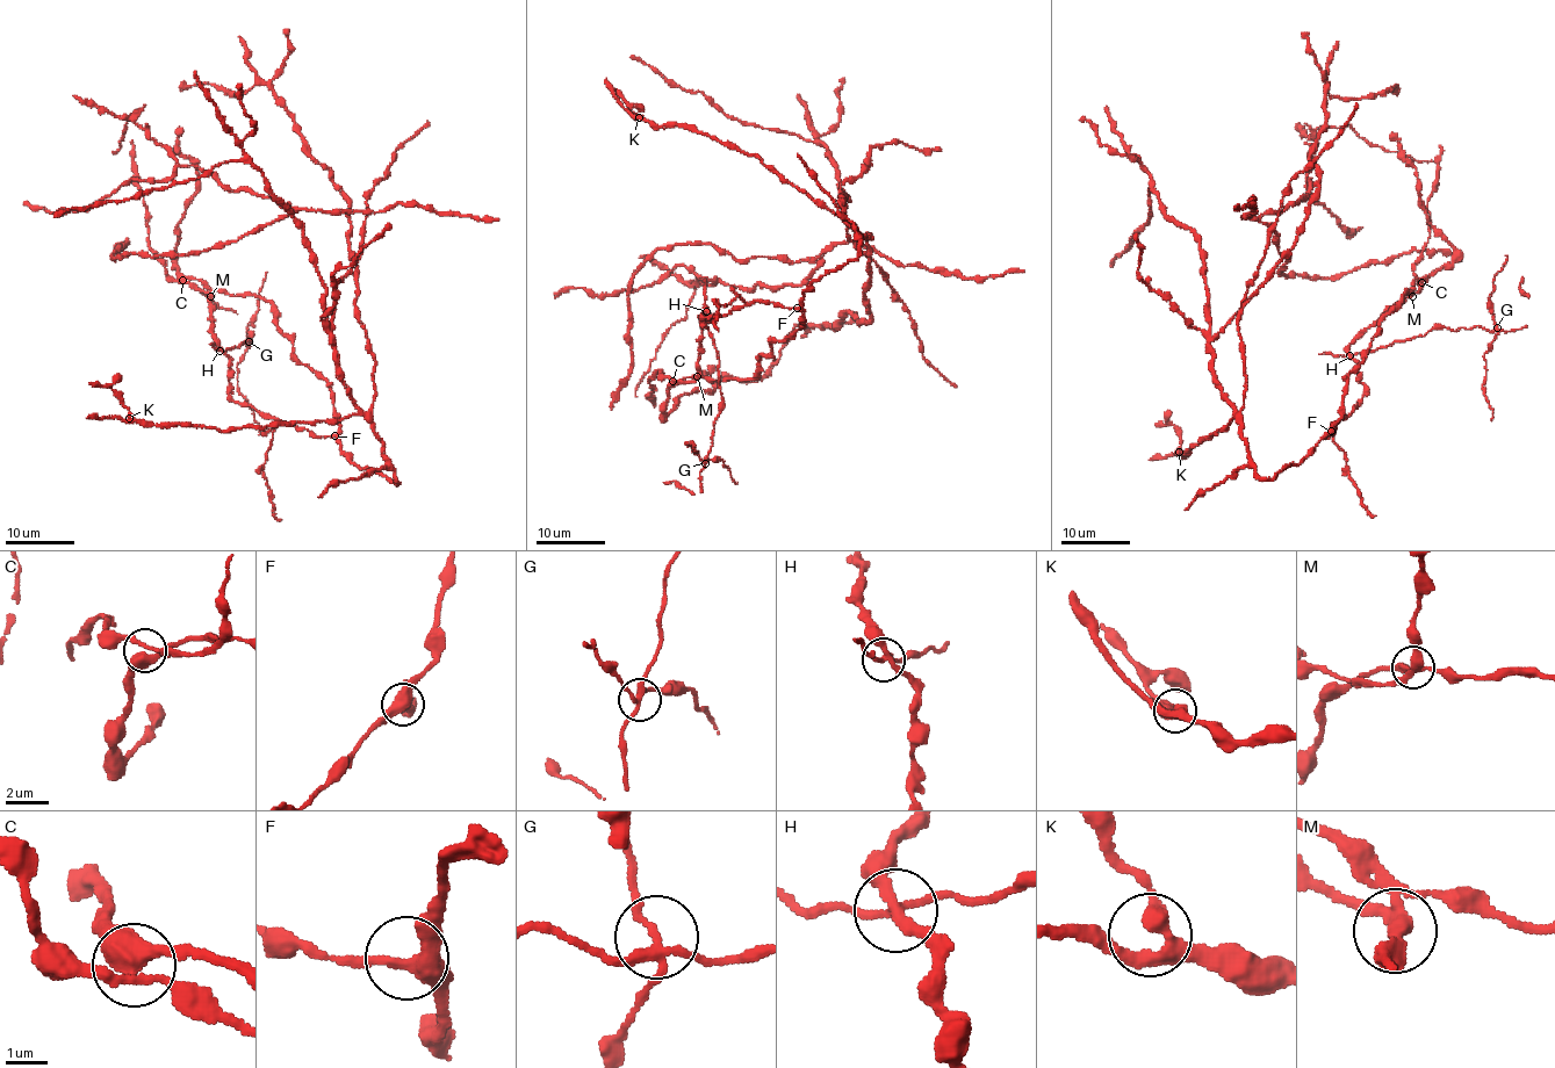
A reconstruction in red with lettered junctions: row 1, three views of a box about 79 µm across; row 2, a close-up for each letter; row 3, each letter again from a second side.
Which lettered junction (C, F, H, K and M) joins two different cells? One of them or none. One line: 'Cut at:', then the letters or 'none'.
Cut at: H

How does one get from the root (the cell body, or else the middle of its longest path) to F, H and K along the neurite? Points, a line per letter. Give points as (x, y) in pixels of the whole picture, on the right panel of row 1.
F: (1410, 293), (1404, 290), (1401, 303), (1380, 323), (1362, 362), (1350, 374), (1343, 417), (1331, 431)
H: (1410, 293), (1350, 345), (1350, 356)
K: (1410, 293), (1350, 374), (1343, 417), (1302, 461), (1261, 480), (1236, 418), (1179, 452)

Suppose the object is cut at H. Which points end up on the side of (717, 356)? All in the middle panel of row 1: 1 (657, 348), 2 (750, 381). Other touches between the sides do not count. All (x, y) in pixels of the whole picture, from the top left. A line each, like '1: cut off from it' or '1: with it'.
1: with it
2: cut off from it

